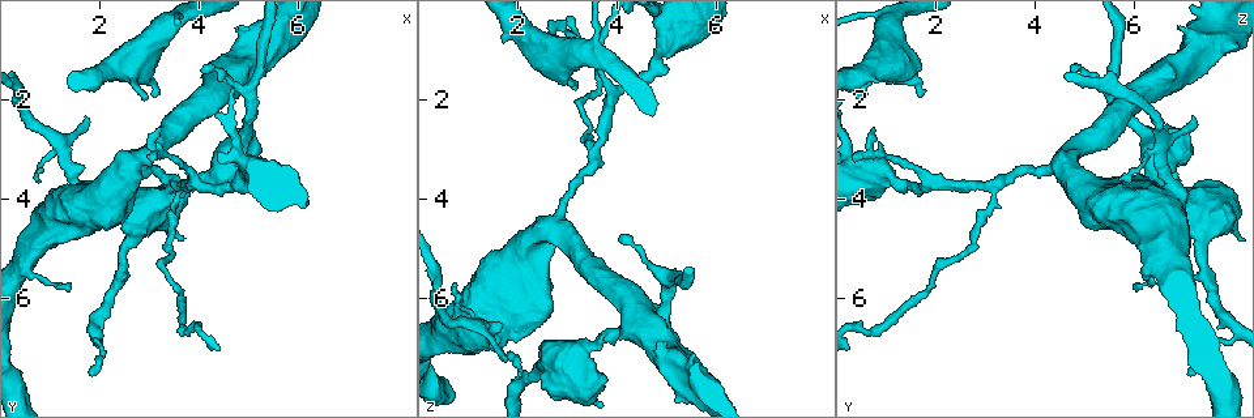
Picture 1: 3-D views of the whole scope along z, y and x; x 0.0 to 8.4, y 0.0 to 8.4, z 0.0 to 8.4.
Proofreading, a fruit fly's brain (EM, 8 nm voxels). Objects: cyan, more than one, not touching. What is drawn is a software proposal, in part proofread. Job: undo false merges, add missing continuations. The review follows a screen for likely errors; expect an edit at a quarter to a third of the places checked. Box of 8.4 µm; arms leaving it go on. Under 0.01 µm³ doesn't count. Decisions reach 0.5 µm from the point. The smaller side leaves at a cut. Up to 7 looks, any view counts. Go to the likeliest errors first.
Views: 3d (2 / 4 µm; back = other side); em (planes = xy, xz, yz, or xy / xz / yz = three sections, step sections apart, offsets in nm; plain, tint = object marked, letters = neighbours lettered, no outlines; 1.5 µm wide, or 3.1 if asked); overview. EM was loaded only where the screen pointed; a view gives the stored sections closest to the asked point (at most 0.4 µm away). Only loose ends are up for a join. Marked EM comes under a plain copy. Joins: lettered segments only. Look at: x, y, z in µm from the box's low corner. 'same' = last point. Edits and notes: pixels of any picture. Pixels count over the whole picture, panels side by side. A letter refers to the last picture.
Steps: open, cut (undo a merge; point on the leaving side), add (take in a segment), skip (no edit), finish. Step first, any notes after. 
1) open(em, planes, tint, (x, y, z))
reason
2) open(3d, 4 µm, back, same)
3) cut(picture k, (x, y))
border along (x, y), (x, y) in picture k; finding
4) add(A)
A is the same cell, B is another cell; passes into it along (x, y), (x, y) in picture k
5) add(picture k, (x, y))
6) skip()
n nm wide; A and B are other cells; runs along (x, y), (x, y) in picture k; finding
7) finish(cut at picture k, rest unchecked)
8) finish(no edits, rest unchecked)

open(3d, 4 µm, (3.15, 1.90, 1.70))
branch stops here

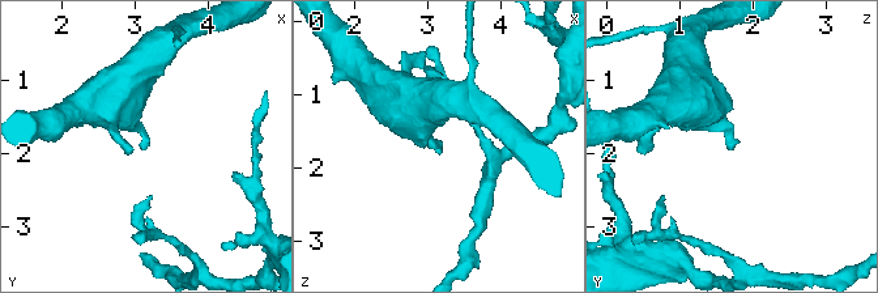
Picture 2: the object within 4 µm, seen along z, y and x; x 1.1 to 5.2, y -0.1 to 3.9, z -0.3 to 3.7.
open(em, planes, letters, (3.15, 1.95, 1.65))
shape alone is not enough

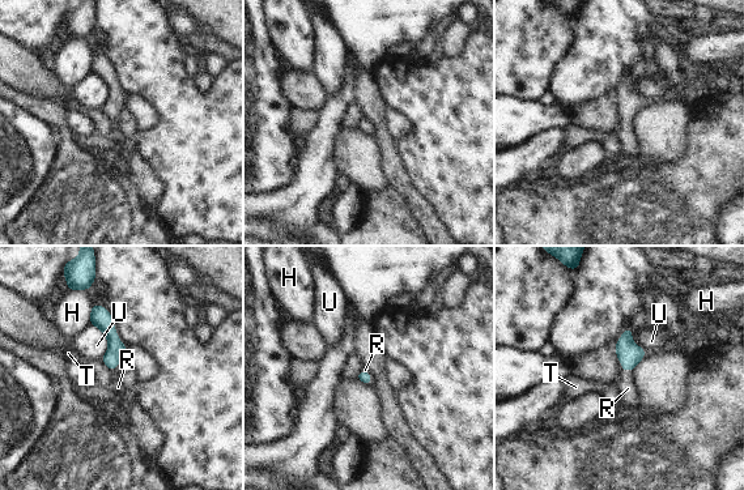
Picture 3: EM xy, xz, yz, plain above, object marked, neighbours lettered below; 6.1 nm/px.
add(R)
R is the same cell, H, T and U are other cells; passes into it along (629, 354), (628, 370), (628, 388) in picture 3; the neuron continues

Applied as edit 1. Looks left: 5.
open(3d, 4 µm, (1.75, 7.50, 7.15))
an open end

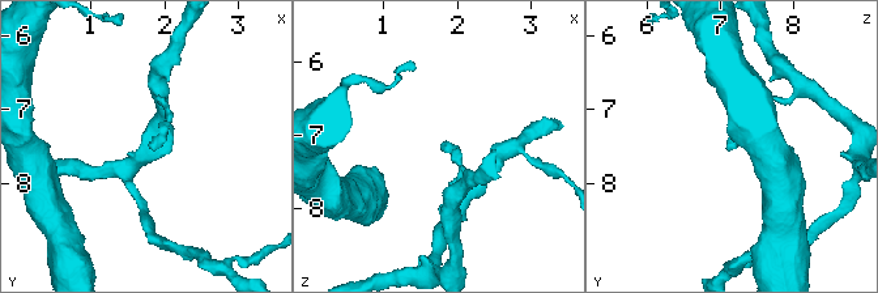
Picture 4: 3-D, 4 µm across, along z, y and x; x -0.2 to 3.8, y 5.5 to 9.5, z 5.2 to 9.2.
open(em, yz, step 8, letters, (1.80, 7.50, 7.05))
shape alone is not enough

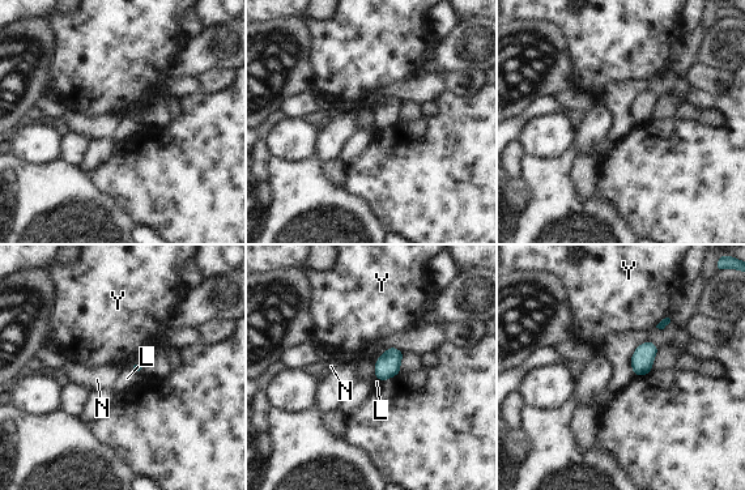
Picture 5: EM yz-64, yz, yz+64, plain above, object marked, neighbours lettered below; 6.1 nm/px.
skip()
L, N and Y are other cells; no lettered segment goes on from it

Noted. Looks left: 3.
finish(add at picture 3, rest unchecked)

